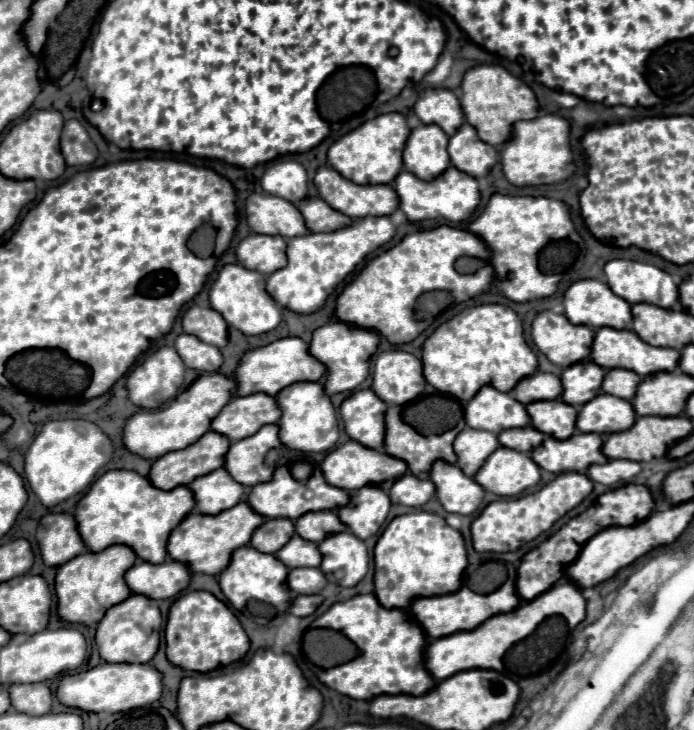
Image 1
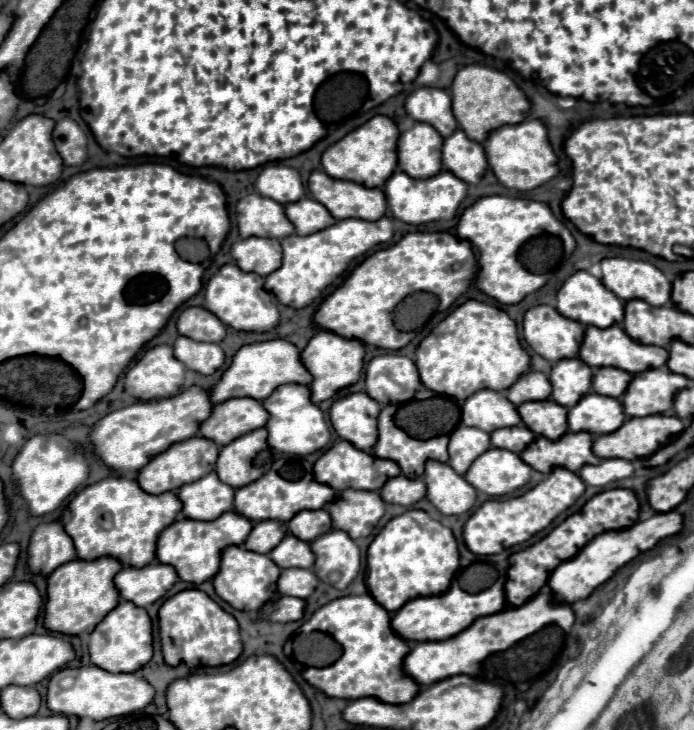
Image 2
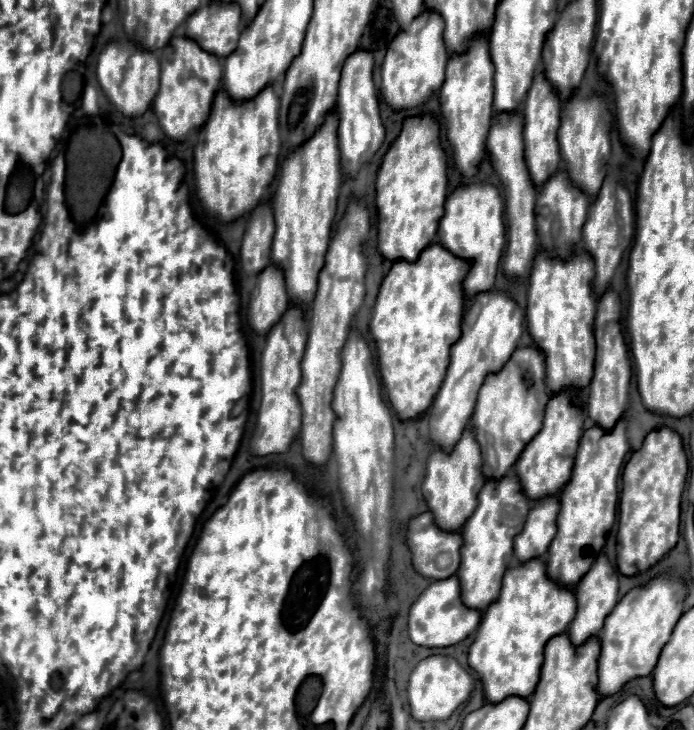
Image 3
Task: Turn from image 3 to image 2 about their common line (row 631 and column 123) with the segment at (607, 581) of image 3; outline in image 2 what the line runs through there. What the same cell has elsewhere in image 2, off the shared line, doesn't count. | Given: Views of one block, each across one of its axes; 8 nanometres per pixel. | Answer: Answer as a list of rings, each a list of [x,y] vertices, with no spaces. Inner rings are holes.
[[[152,562],[144,568],[124,566],[114,576],[114,584],[120,598],[134,602],[136,606],[148,606],[160,600],[176,580],[178,580],[176,570],[160,562]]]

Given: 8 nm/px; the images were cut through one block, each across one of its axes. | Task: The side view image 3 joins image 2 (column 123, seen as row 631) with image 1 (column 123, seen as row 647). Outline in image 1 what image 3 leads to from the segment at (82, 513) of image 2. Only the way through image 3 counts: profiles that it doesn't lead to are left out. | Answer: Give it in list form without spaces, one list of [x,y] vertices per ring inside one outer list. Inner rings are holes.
[[[110,470],[78,500],[74,518],[78,534],[90,552],[102,552],[108,546],[124,544],[132,548],[138,558],[150,564],[162,564],[166,558],[166,540],[172,528],[176,528],[192,510],[192,492],[188,492],[186,486],[166,492],[154,488],[148,478],[136,472]]]

